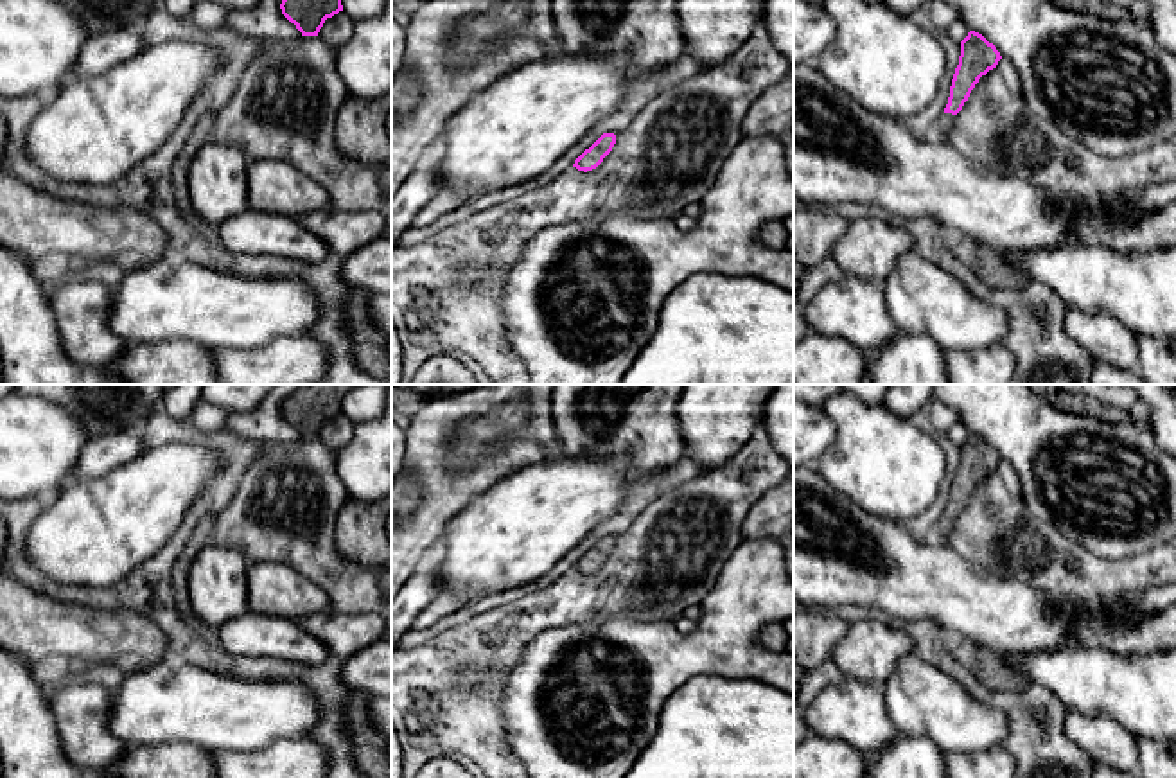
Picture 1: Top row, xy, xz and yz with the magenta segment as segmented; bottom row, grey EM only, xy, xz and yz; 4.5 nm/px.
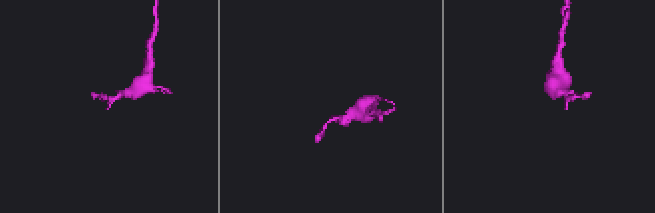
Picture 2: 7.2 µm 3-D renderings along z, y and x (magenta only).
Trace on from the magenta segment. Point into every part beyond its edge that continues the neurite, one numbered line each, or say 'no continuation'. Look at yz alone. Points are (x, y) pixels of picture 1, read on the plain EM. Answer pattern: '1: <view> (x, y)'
1: yz (943, 525)

